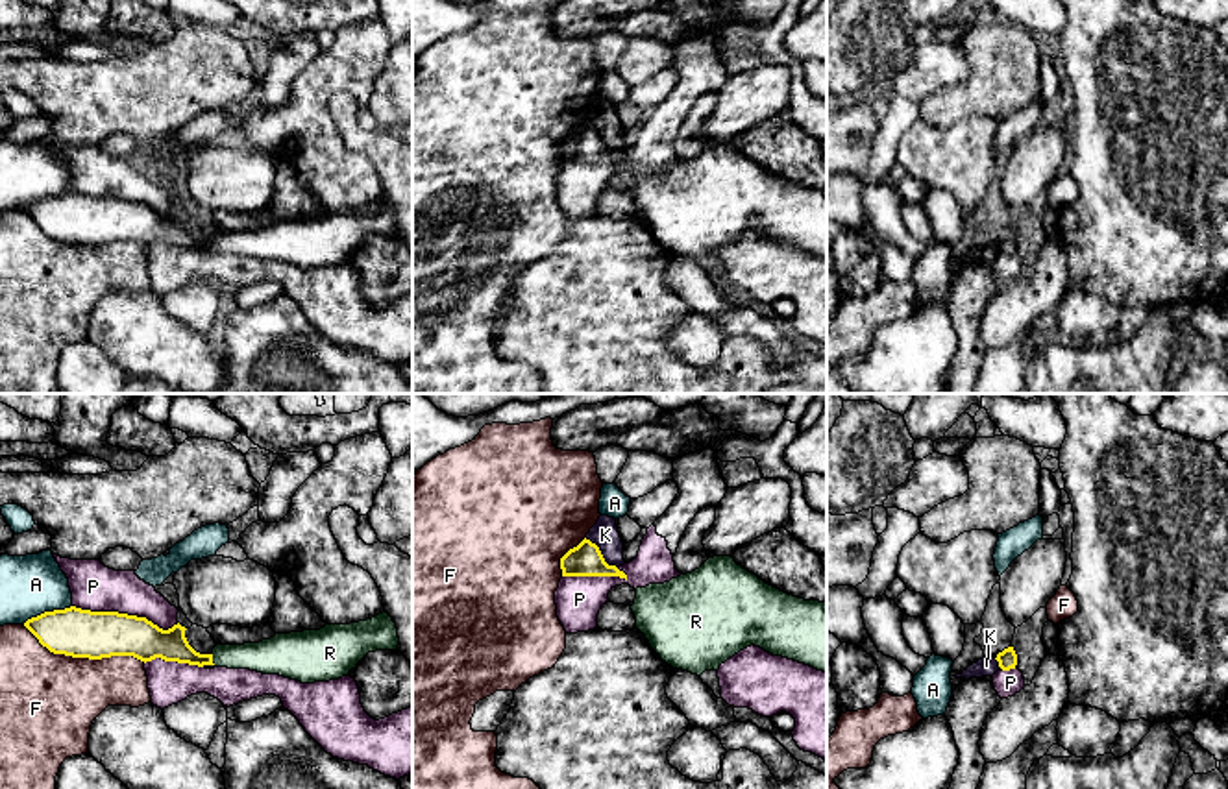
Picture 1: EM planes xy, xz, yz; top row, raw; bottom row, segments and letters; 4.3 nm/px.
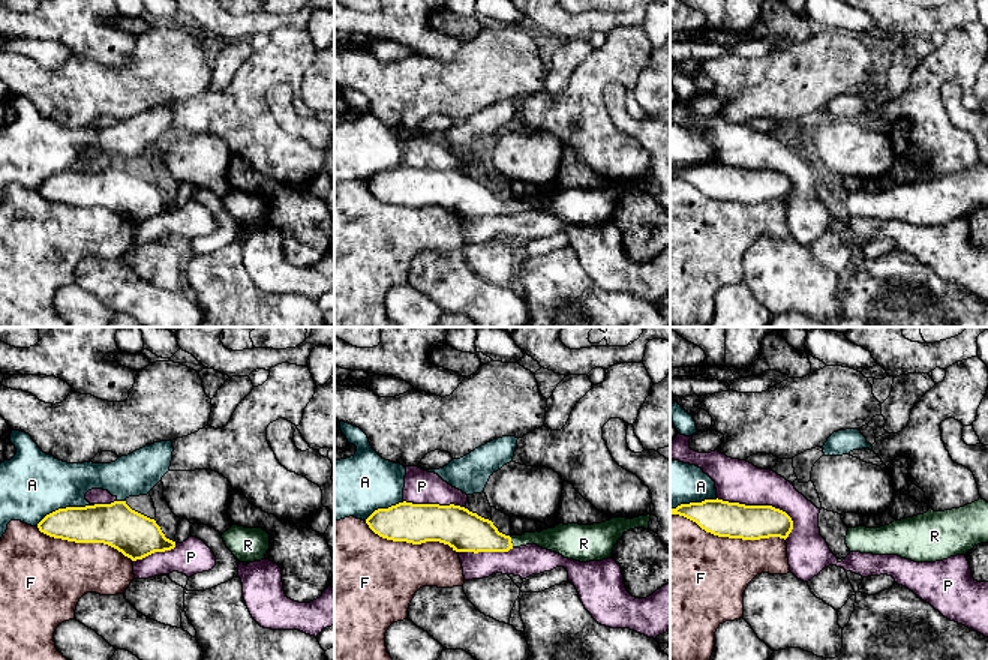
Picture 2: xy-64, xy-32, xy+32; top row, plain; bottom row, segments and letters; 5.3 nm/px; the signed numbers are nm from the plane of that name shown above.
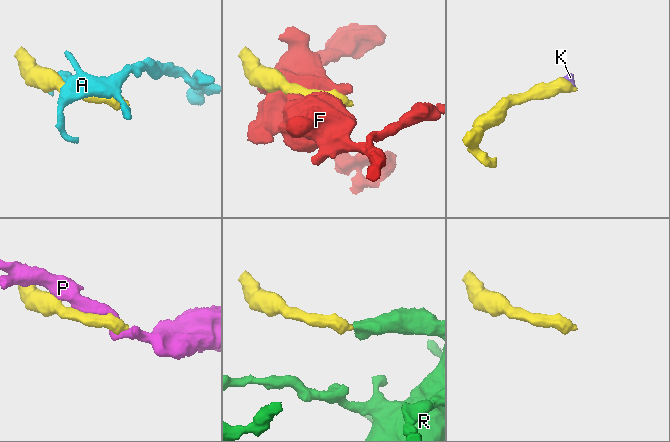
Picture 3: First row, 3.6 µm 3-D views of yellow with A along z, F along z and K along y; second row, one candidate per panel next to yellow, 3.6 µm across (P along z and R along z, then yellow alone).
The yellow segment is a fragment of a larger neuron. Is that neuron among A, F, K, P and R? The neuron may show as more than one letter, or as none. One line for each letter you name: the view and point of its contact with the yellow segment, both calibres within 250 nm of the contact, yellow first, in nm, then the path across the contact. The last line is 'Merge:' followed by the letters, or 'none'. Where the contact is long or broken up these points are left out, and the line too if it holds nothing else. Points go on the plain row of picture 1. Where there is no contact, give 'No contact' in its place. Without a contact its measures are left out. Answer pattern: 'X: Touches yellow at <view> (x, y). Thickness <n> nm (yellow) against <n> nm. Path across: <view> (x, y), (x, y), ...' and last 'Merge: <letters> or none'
R: Touches yellow at xy (211, 246). Thickness 140 nm (yellow) against 160 nm. Path across: xy (171, 231), (193, 244), (211, 246), (221, 242), (269, 242)
Merge: R

